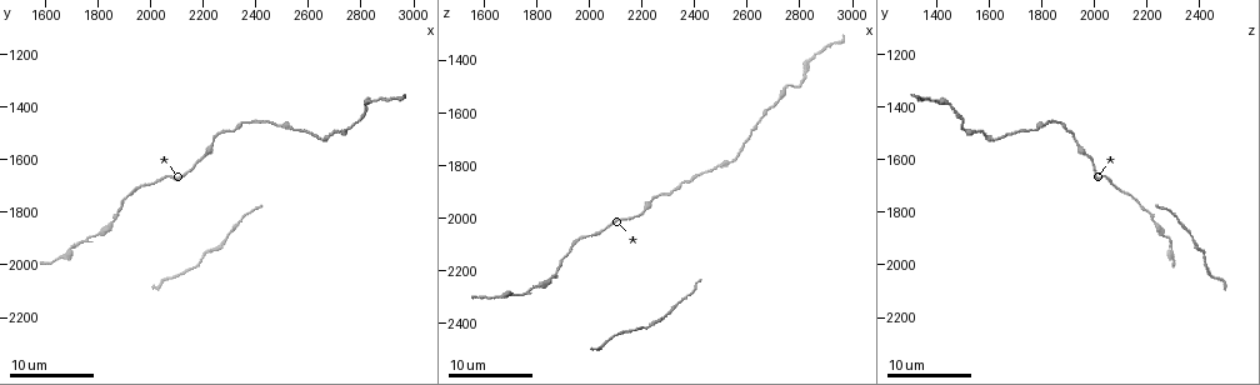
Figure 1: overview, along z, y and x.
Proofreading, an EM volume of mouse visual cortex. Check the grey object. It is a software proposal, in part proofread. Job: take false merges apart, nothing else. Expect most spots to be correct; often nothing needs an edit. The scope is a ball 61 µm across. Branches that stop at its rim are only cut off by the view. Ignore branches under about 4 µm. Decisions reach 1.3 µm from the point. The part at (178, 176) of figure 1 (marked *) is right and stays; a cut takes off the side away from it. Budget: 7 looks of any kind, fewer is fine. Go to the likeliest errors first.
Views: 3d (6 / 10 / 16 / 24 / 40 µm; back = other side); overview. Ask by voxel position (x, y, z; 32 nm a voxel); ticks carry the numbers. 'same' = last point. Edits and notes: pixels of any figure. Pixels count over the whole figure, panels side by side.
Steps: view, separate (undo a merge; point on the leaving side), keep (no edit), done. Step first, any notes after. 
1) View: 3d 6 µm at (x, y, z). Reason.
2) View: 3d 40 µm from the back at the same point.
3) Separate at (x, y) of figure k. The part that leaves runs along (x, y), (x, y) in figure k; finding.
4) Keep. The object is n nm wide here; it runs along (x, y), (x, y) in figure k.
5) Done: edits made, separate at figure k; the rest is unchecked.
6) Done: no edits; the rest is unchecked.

View: 3d 16 µm at (2730, 1490, 1520). Sudden change in width.

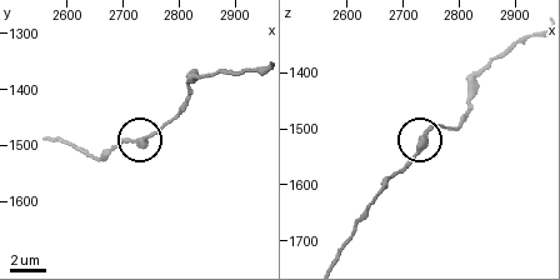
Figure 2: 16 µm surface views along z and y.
View: 3d 10 µm at (2740, 1490, 1510).

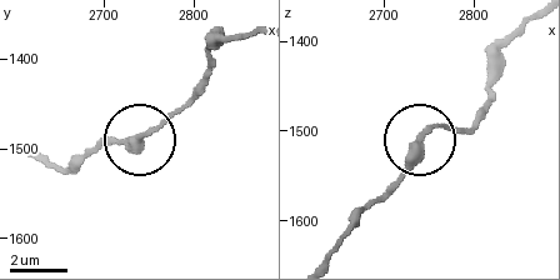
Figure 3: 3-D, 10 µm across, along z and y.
Keep. It runs along (34, 156), (76, 166), (105, 144), (141, 138), (204, 85) in figure 3; one cell here.

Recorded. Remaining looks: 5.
View: 3d 16 µm at (2550, 1490, 1780).

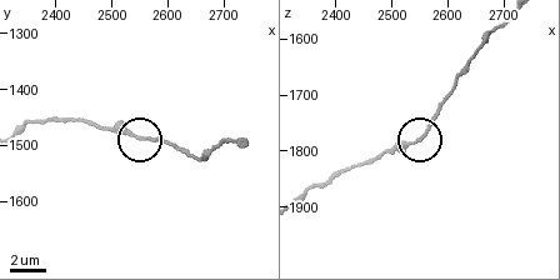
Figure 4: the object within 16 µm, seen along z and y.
View: 3d 10 µm at (2545, 1485, 1785). Closer look.

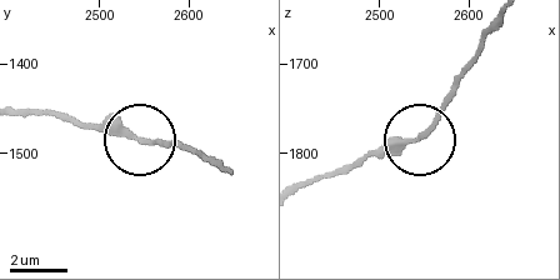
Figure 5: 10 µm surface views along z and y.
Keep. One cell here.

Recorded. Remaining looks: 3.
View: 3d 16 µm at (1820, 1870, 2250).

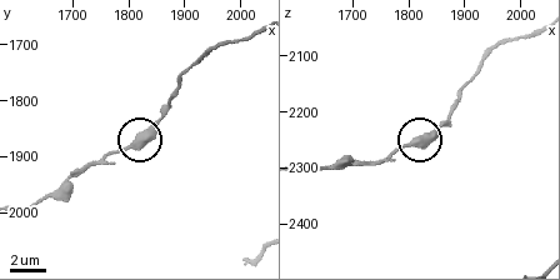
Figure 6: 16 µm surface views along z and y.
View: 3d 10 µm at (1830, 1875, 2260).

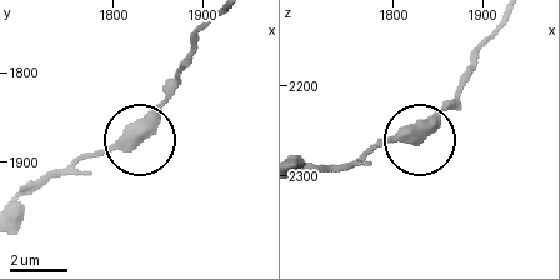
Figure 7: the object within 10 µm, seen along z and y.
Keep. The object is 460 nm wide here; it runs along (503, 25), (426, 133), (376, 144), (350, 161) in figure 7; all the same cell.

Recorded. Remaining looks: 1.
Done: no edits; the rest is unchecked.

